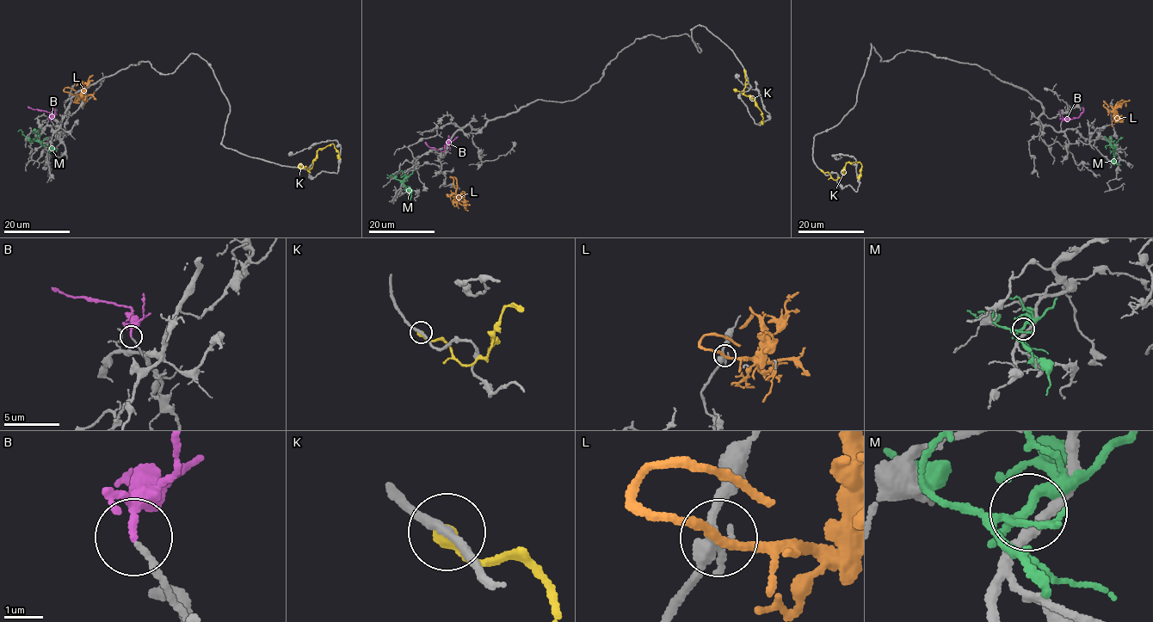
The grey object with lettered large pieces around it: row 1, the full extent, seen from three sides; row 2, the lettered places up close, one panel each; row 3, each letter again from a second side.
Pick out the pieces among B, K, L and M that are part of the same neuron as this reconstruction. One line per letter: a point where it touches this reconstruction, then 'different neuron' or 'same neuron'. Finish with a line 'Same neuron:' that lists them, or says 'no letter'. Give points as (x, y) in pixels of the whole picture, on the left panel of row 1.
B: contact (51, 120); same neuron
K: contact (299, 167); different neuron
L: contact (70, 94); different neuron
M: contact (38, 138); different neuron
Same neuron: B

